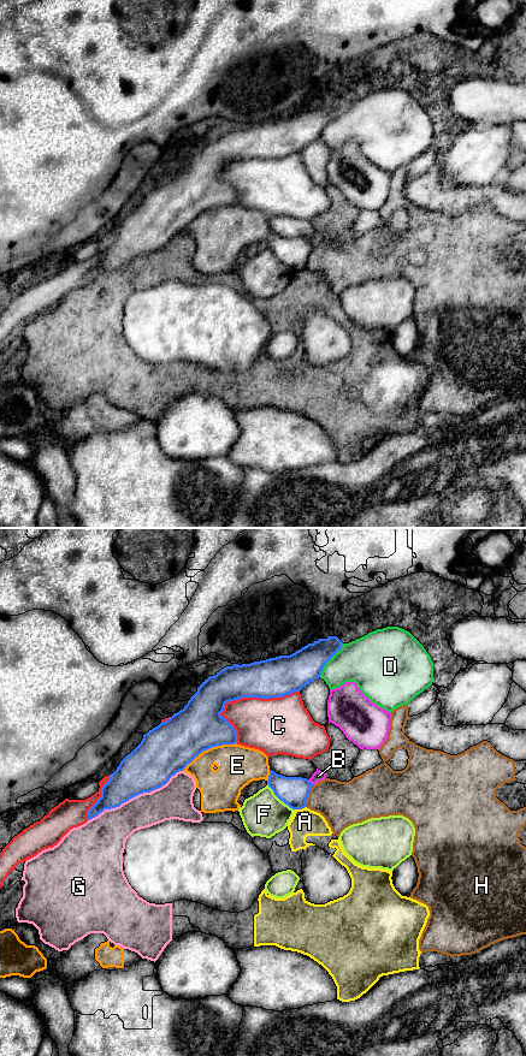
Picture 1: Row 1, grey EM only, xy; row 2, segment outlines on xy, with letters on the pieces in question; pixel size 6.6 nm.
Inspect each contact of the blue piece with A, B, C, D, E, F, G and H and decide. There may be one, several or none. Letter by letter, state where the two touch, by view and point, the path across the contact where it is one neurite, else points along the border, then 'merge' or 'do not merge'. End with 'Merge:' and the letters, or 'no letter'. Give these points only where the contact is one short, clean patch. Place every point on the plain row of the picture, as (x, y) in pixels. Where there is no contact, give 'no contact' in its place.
A: xy (300, 270) | do not merge
B: xy (309, 243) | do not merge
C: xy (256, 158) | do not merge
D: xy (329, 120) | do not merge
E: xy (208, 209) | do not merge
F: xy (279, 260) | do not merge
G: xy (135, 256) | do not merge
H: xy (308, 256) | do not merge
Merge: no letter

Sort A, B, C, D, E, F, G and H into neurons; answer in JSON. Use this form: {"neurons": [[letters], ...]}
{"neurons": [["A", "G"], ["B"], ["C"], ["D"], ["E", "F"], ["H"]]}

